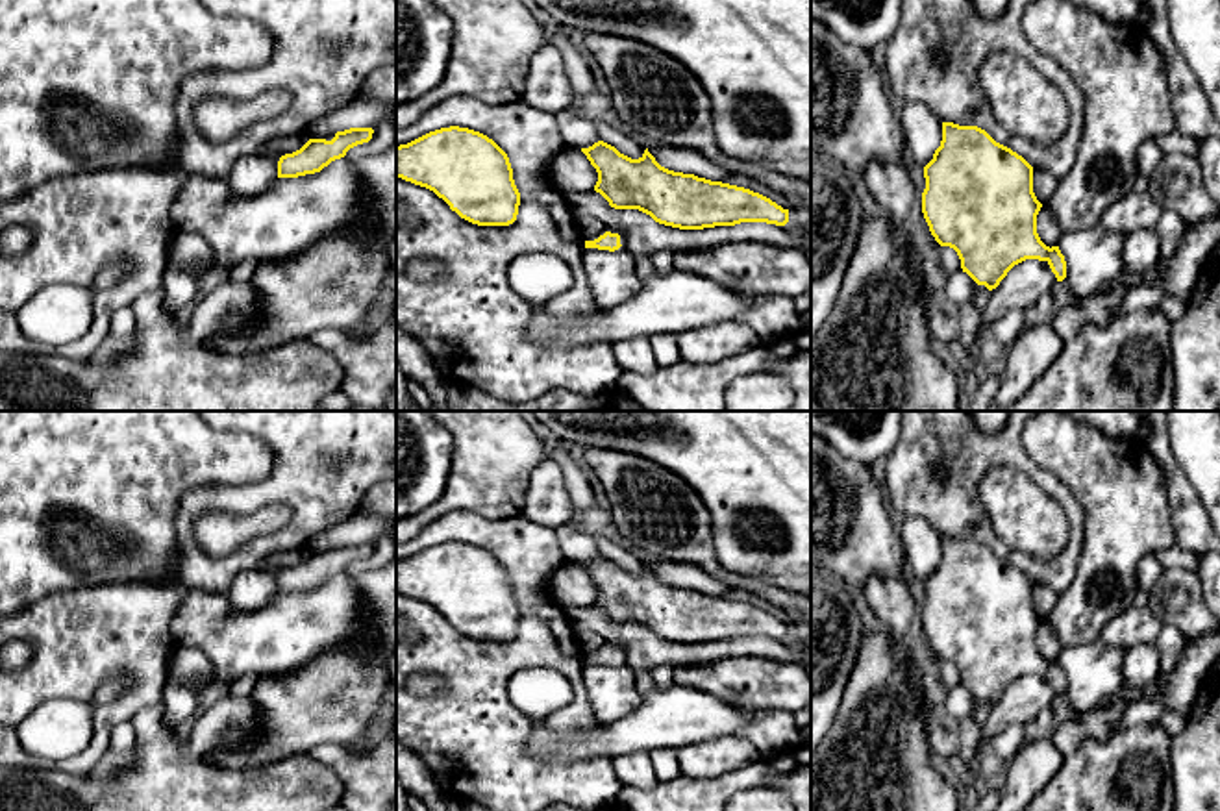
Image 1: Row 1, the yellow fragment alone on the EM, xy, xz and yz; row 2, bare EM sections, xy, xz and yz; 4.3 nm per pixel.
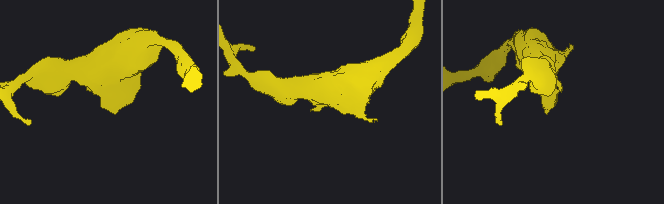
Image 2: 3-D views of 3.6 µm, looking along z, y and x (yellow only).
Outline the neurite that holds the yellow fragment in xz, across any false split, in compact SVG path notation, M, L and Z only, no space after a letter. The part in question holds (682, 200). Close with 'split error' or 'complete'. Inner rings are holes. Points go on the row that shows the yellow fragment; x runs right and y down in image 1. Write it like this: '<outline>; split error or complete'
M604 141L581 152L598 172L594 191L615 209L639 209L655 222L679 230L789 222L789 209L770 198L744 187L668 170L648 148L639 159Z; complete

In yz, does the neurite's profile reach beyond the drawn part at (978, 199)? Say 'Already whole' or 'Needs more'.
Already whole

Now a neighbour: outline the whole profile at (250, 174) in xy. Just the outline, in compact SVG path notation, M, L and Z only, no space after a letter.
M250 154L233 165L228 176L230 187L237 196L250 196L263 191L278 178L280 156Z

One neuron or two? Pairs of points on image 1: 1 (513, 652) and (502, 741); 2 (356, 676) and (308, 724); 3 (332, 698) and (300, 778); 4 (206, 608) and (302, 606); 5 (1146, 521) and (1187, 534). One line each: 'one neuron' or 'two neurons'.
1: one neuron
2: one neuron
3: two neurons
4: one neuron
5: two neurons

